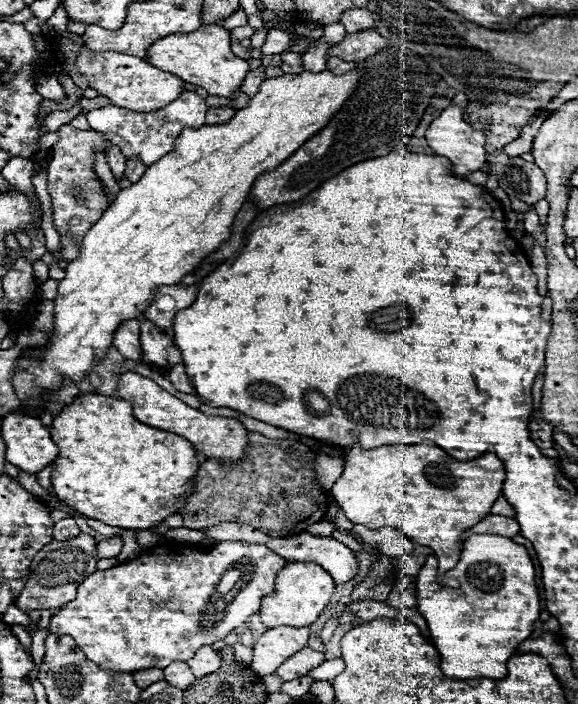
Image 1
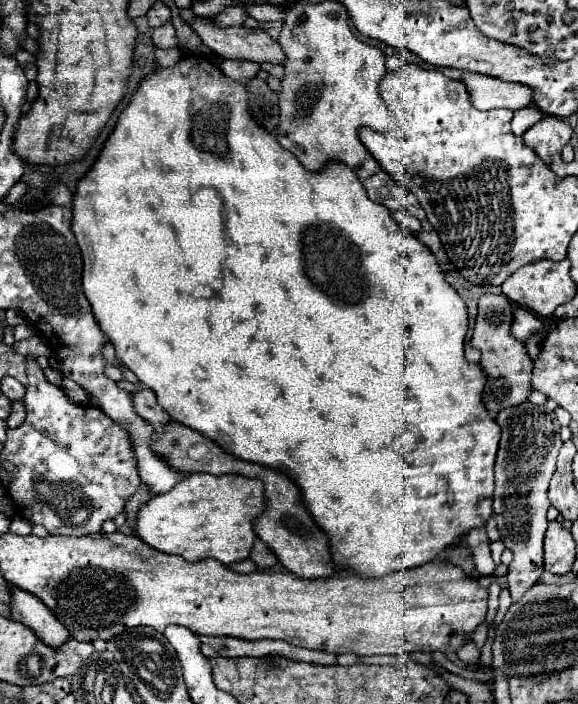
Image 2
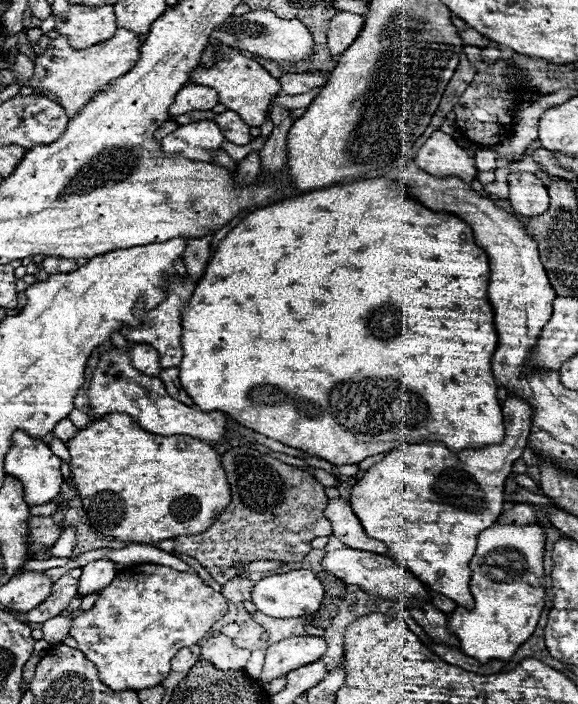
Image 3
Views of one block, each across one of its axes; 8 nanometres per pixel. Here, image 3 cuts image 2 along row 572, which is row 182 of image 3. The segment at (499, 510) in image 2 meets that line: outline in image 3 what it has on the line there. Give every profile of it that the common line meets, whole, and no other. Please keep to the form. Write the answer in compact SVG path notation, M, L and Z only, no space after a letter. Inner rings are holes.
M514 172L508 174L510 194L508 200L516 214L522 216L540 216L546 212L550 198L546 186L530 172Z

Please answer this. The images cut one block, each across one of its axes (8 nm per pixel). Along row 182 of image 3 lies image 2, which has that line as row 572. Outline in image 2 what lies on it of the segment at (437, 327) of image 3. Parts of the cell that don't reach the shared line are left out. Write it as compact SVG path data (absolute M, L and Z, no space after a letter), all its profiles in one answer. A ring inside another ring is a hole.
M182 58L174 68L158 68L152 76L144 78L140 88L138 88L138 92L134 94L132 102L120 114L118 126L110 134L110 138L108 138L104 150L100 152L96 164L78 182L76 196L74 196L74 202L72 202L72 210L74 210L72 232L74 232L76 240L78 240L80 252L84 256L84 276L82 276L84 294L86 294L90 306L92 306L92 312L94 312L102 332L114 344L118 360L128 370L132 370L142 384L146 384L150 390L154 390L154 394L158 396L158 404L162 404L162 408L166 408L166 412L170 416L174 416L176 422L180 422L180 424L184 424L184 426L188 426L188 428L192 428L196 432L212 438L226 452L238 456L240 460L256 462L256 464L280 470L282 474L296 476L294 484L298 484L308 512L314 516L316 524L320 524L320 528L330 538L330 554L332 554L332 560L334 560L336 568L340 568L340 570L348 568L356 576L362 576L362 578L382 578L382 576L392 574L392 572L400 572L400 570L408 570L408 568L414 568L414 566L422 566L426 562L432 562L440 552L444 552L450 546L456 546L472 528L478 528L478 526L486 524L486 520L492 514L490 500L494 496L494 460L496 460L498 442L500 442L500 428L498 428L496 420L488 414L488 410L482 404L486 372L482 372L482 366L470 364L464 358L464 338L466 338L466 332L468 332L468 308L466 308L466 302L444 280L444 274L442 274L442 270L440 270L440 266L436 262L436 256L412 232L402 228L392 218L392 214L390 214L390 210L386 206L382 206L378 202L372 202L366 196L366 190L364 190L362 182L358 180L358 176L354 176L354 172L350 172L350 168L346 168L346 166L342 166L338 162L332 162L330 166L324 168L324 172L318 172L318 174L308 172L308 170L302 168L302 164L298 162L298 158L292 152L286 152L286 148L282 148L278 144L274 134L262 130L248 114L248 92L246 92L246 86L242 82L230 80L216 66L212 66L208 60L196 60L196 58ZM402 440L416 440L416 450L414 452L396 454L394 446L402 444Z

